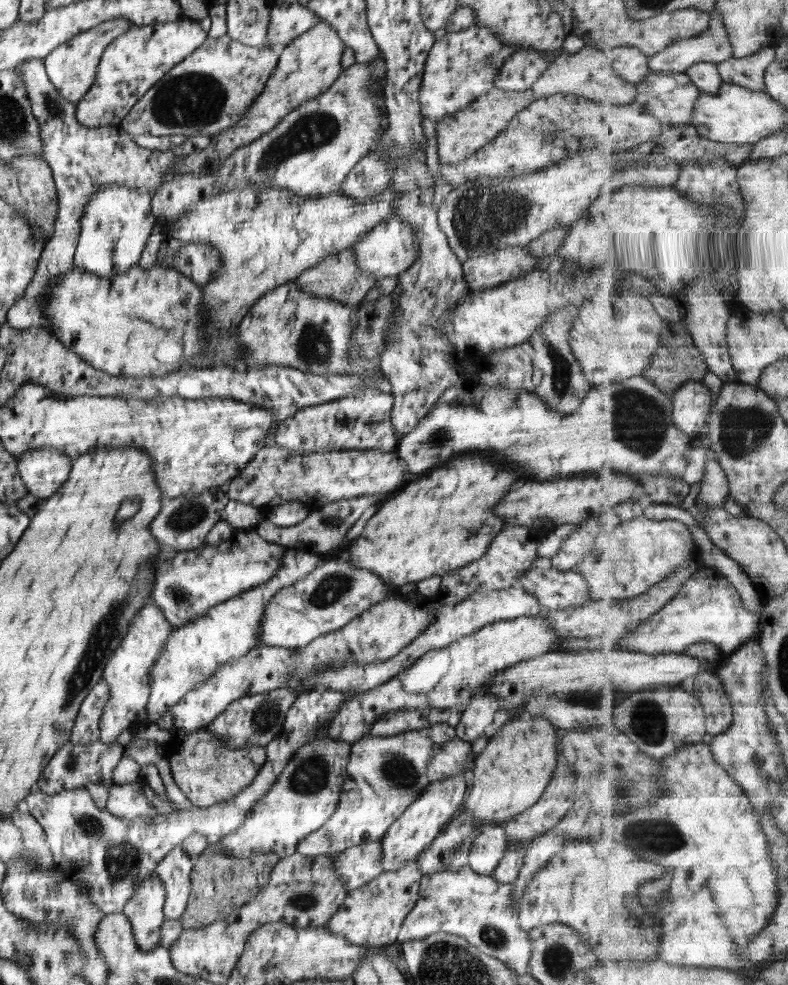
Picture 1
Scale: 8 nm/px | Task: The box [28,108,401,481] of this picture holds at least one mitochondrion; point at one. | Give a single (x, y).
(313, 346)

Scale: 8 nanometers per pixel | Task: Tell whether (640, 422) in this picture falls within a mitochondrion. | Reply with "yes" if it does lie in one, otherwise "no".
yes

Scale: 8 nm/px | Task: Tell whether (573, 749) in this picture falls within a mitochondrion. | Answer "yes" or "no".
no

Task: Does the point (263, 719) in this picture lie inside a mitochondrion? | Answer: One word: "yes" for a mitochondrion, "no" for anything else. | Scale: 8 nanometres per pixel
yes

